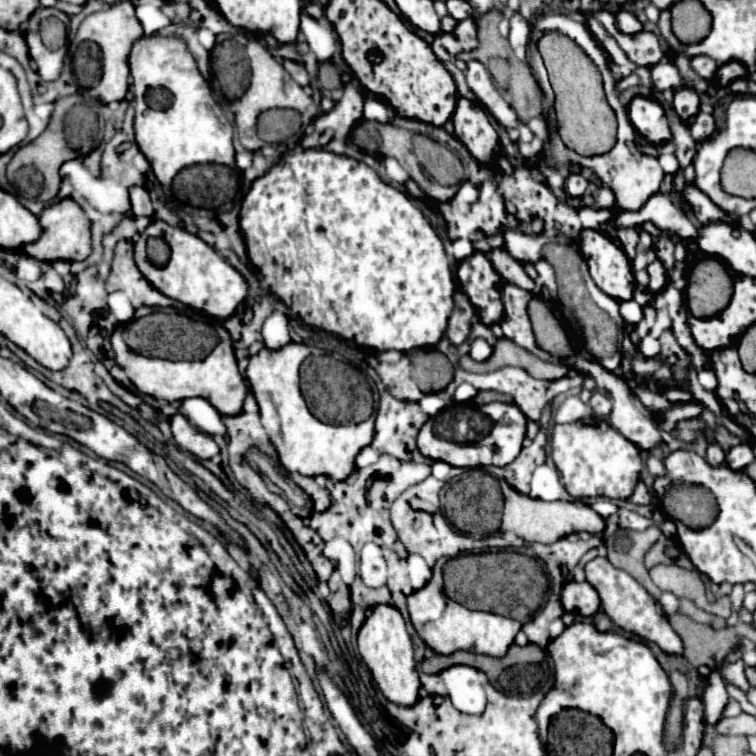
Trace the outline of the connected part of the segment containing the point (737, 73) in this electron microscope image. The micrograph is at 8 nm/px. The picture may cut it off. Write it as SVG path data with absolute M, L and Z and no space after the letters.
M731 61L731 63L725 63L717 69L717 75L715 79L721 83L721 85L729 85L733 79L739 79L739 77L747 77L749 75L749 69L745 65L741 65L739 61Z

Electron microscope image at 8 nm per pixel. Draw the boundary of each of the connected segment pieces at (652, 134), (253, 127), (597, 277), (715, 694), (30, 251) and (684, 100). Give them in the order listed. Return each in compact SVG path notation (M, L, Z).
M633 97L633 101L629 103L629 119L635 129L653 145L661 145L671 139L665 111L651 97Z
M249 39L245 45L245 51L247 51L247 57L251 63L251 83L249 83L249 89L245 91L245 95L233 103L233 113L235 113L235 123L239 129L241 145L249 151L259 151L265 145L257 137L257 117L261 111L267 111L271 107L291 107L291 109L301 113L305 123L309 123L317 115L317 105L303 91L303 87L297 85L289 77L289 73L283 69L283 65L275 61L275 57L269 53L269 49L265 45L261 45L257 39Z
M583 229L579 233L579 245L595 285L617 301L631 299L635 281L625 251L605 233L595 229Z
M711 671L711 675L707 677L707 689L703 695L703 705L705 705L705 721L709 725L715 725L721 719L723 707L727 705L727 689L725 683L719 675L715 675L719 671Z
M63 199L43 209L39 215L41 237L29 245L25 245L25 253L37 261L83 261L91 253L91 229L89 219L85 217L83 209L73 199Z
M691 87L675 89L673 107L675 107L677 115L679 115L683 121L689 121L693 115L699 113L699 95L697 95L697 91L691 89Z

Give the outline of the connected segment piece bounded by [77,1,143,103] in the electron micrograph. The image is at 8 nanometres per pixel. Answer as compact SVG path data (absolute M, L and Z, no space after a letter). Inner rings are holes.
M119 1L113 3L105 11L97 11L87 15L77 31L77 41L97 41L101 45L101 63L103 63L103 77L97 87L89 89L89 95L93 99L99 99L101 103L113 103L113 101L123 101L125 93L129 89L129 51L131 45L143 37L143 27L139 19L135 17L135 7L131 1Z

